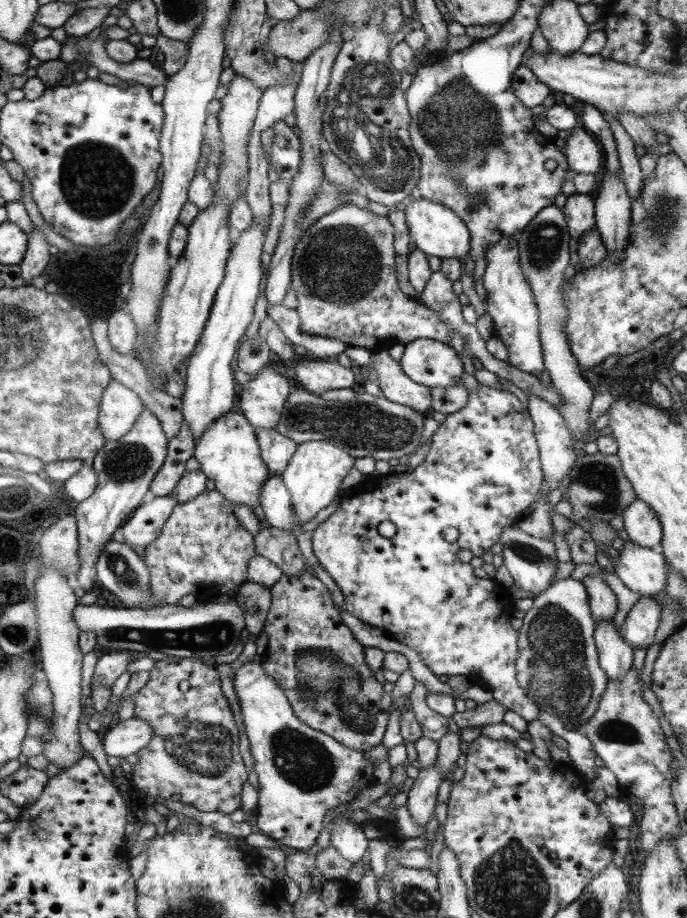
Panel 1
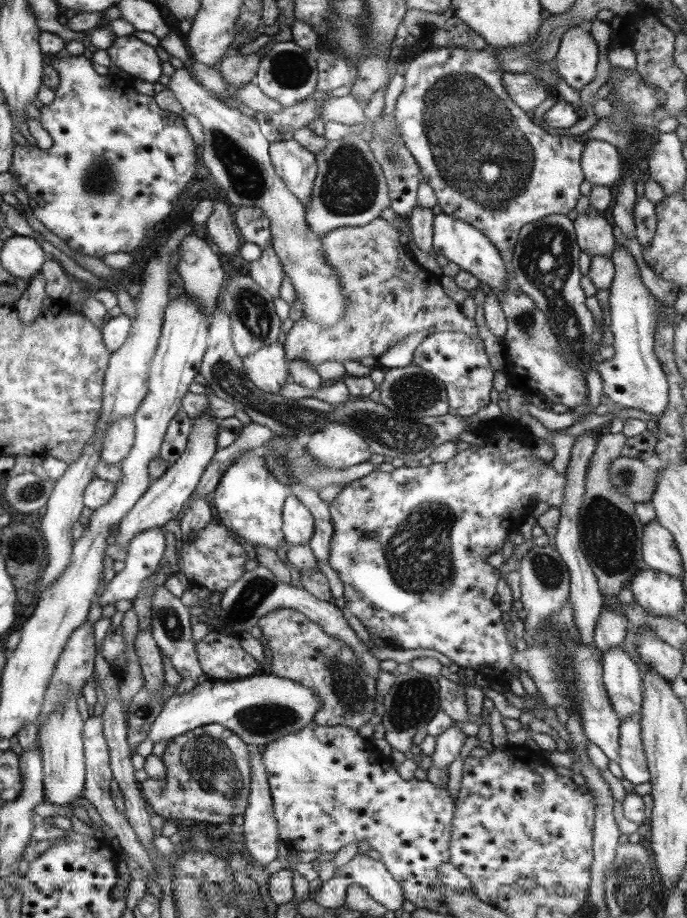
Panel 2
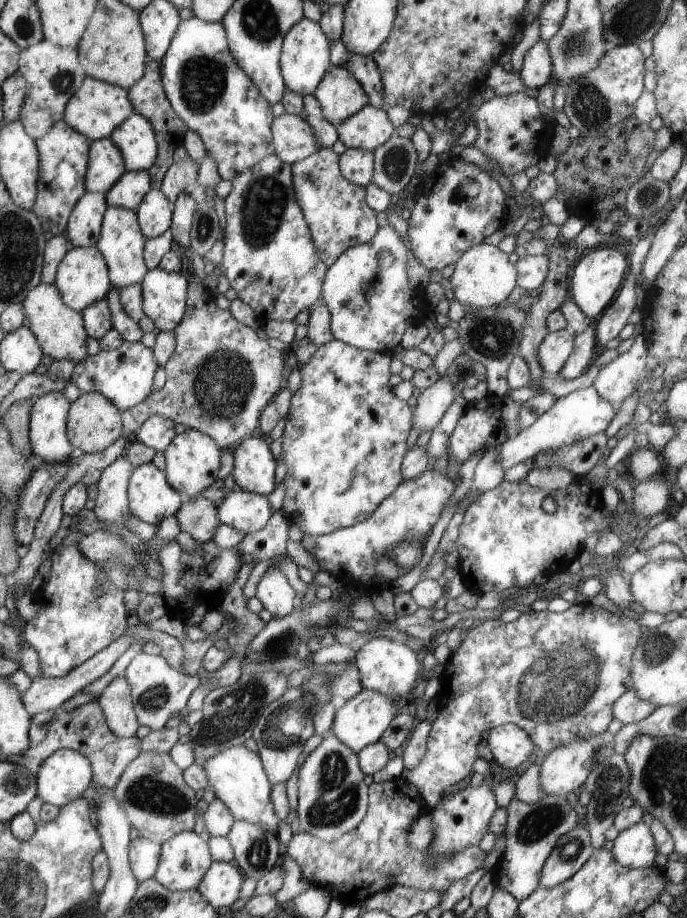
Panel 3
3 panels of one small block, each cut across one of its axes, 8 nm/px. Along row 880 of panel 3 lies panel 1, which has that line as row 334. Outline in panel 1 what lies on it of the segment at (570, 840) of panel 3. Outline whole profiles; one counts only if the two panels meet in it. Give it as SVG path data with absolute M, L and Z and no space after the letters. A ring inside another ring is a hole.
M554 204L539 210L537 214L527 223L516 235L518 257L520 258L519 270L523 278L527 280L527 286L531 289L531 294L538 309L538 332L541 353L543 354L543 368L549 375L550 384L556 388L560 394L559 407L555 410L561 414L565 426L572 432L572 437L576 441L582 442L582 447L587 442L583 432L590 430L589 408L593 400L592 386L580 375L567 337L563 333L563 324L567 320L567 309L563 305L563 273L568 264L567 242L570 236L566 227L565 217L560 208Z

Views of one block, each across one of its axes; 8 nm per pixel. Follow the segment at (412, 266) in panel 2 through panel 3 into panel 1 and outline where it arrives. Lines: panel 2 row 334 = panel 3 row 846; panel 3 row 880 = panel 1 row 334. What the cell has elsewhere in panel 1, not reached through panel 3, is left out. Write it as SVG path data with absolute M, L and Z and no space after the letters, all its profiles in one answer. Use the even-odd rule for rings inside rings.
M350 202L323 214L307 226L298 237L290 260L289 290L297 298L295 312L300 321L301 332L316 340L331 338L347 344L348 347L365 348L372 354L386 352L394 344L405 345L413 340L428 339L449 346L457 356L465 353L469 358L475 358L469 353L465 341L439 321L433 311L425 309L423 303L415 303L401 293L394 270L393 241L394 230L386 216L357 208Z

